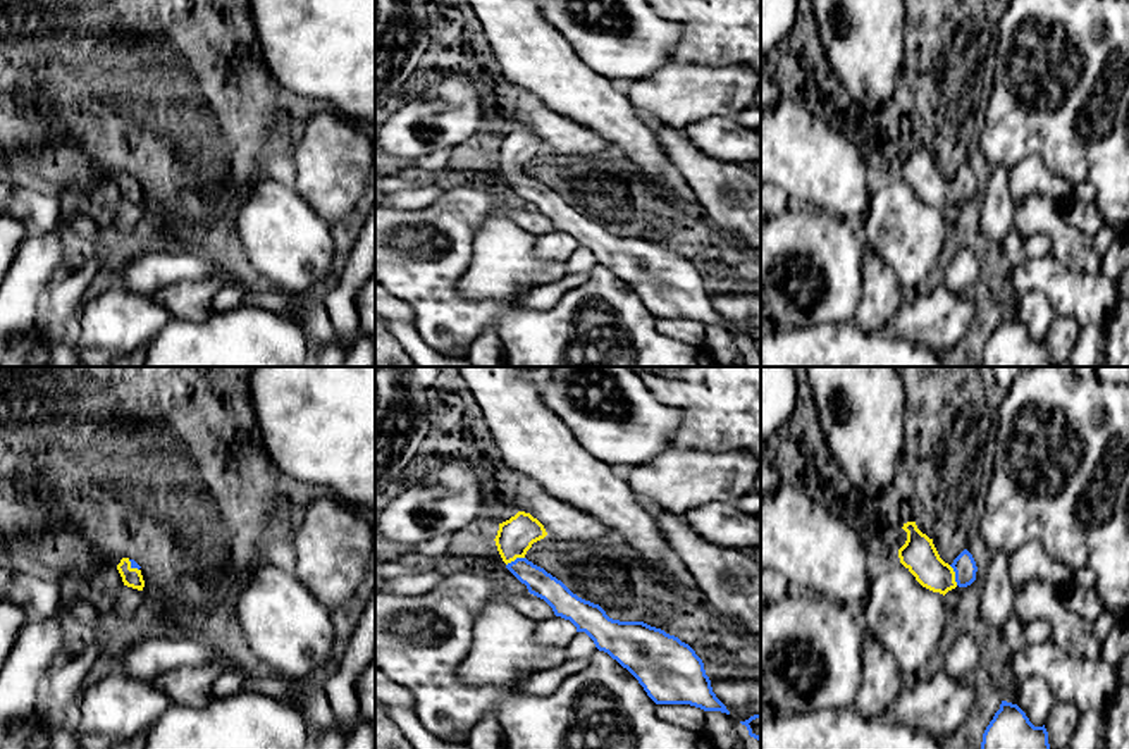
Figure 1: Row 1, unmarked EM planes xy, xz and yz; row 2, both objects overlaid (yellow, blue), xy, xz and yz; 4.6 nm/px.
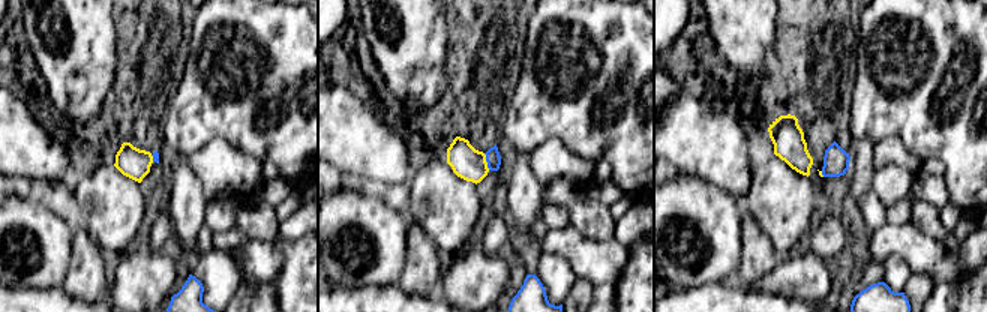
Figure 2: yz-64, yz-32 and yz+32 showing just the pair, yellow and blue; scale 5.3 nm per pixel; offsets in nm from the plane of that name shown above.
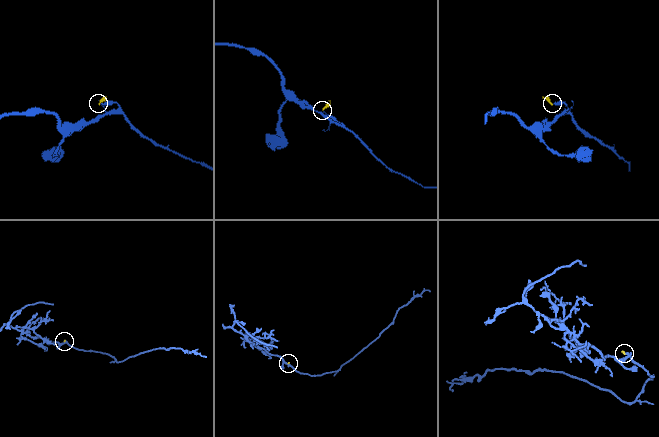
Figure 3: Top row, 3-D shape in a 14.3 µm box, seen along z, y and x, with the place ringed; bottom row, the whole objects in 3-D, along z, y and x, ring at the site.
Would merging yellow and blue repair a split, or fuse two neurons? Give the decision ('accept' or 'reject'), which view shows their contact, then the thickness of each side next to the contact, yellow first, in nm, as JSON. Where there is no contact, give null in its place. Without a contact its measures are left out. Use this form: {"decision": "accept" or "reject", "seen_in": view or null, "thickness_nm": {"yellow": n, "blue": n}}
{"decision": "accept", "seen_in": "yz", "thickness_nm": {"yellow": 160, "blue": 110}}

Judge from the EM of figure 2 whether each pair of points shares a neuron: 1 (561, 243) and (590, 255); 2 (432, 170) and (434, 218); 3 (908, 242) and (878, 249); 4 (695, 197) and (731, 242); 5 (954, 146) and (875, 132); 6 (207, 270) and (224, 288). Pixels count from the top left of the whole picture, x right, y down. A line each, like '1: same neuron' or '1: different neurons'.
1: same neuron
2: same neuron
3: same neuron
4: same neuron
5: same neuron
6: same neuron

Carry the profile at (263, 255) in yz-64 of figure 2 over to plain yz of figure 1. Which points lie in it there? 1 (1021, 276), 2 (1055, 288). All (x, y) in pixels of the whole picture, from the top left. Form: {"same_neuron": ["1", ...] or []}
{"same_neuron": ["1", "2"]}

